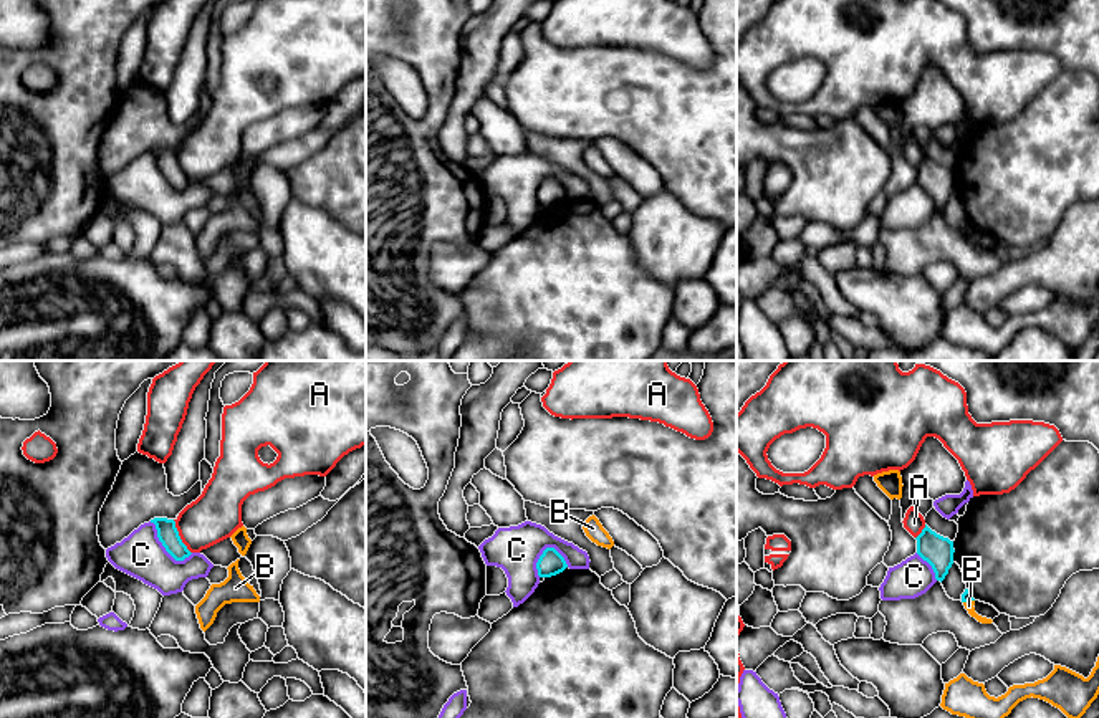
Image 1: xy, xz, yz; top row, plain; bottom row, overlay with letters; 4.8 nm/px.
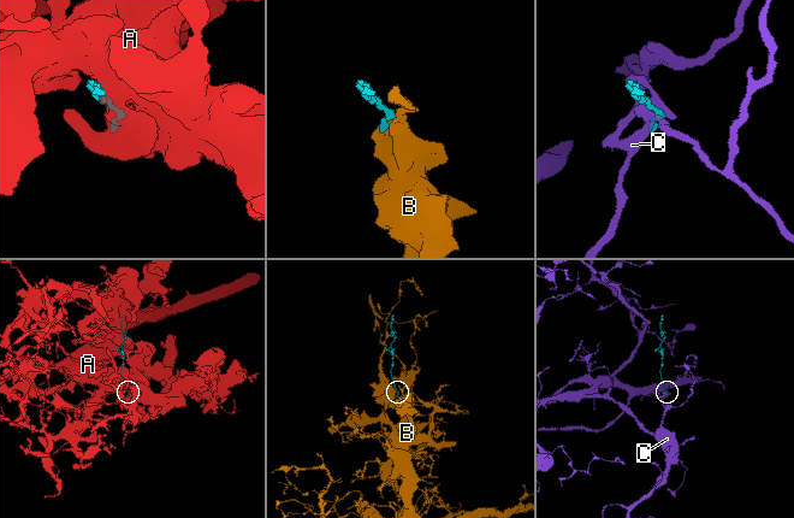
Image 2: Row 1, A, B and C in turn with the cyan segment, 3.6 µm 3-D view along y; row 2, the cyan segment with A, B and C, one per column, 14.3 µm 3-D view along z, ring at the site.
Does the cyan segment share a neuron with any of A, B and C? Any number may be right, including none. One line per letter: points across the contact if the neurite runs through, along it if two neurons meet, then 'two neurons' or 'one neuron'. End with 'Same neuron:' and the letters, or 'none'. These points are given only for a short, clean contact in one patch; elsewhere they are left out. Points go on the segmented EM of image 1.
A: two neurons
B: along yz (974, 599), (964, 603) | two neurons
C: two neurons
Same neuron: none

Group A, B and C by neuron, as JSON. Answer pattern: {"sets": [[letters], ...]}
{"sets": [["A"], ["B"], ["C"]]}

